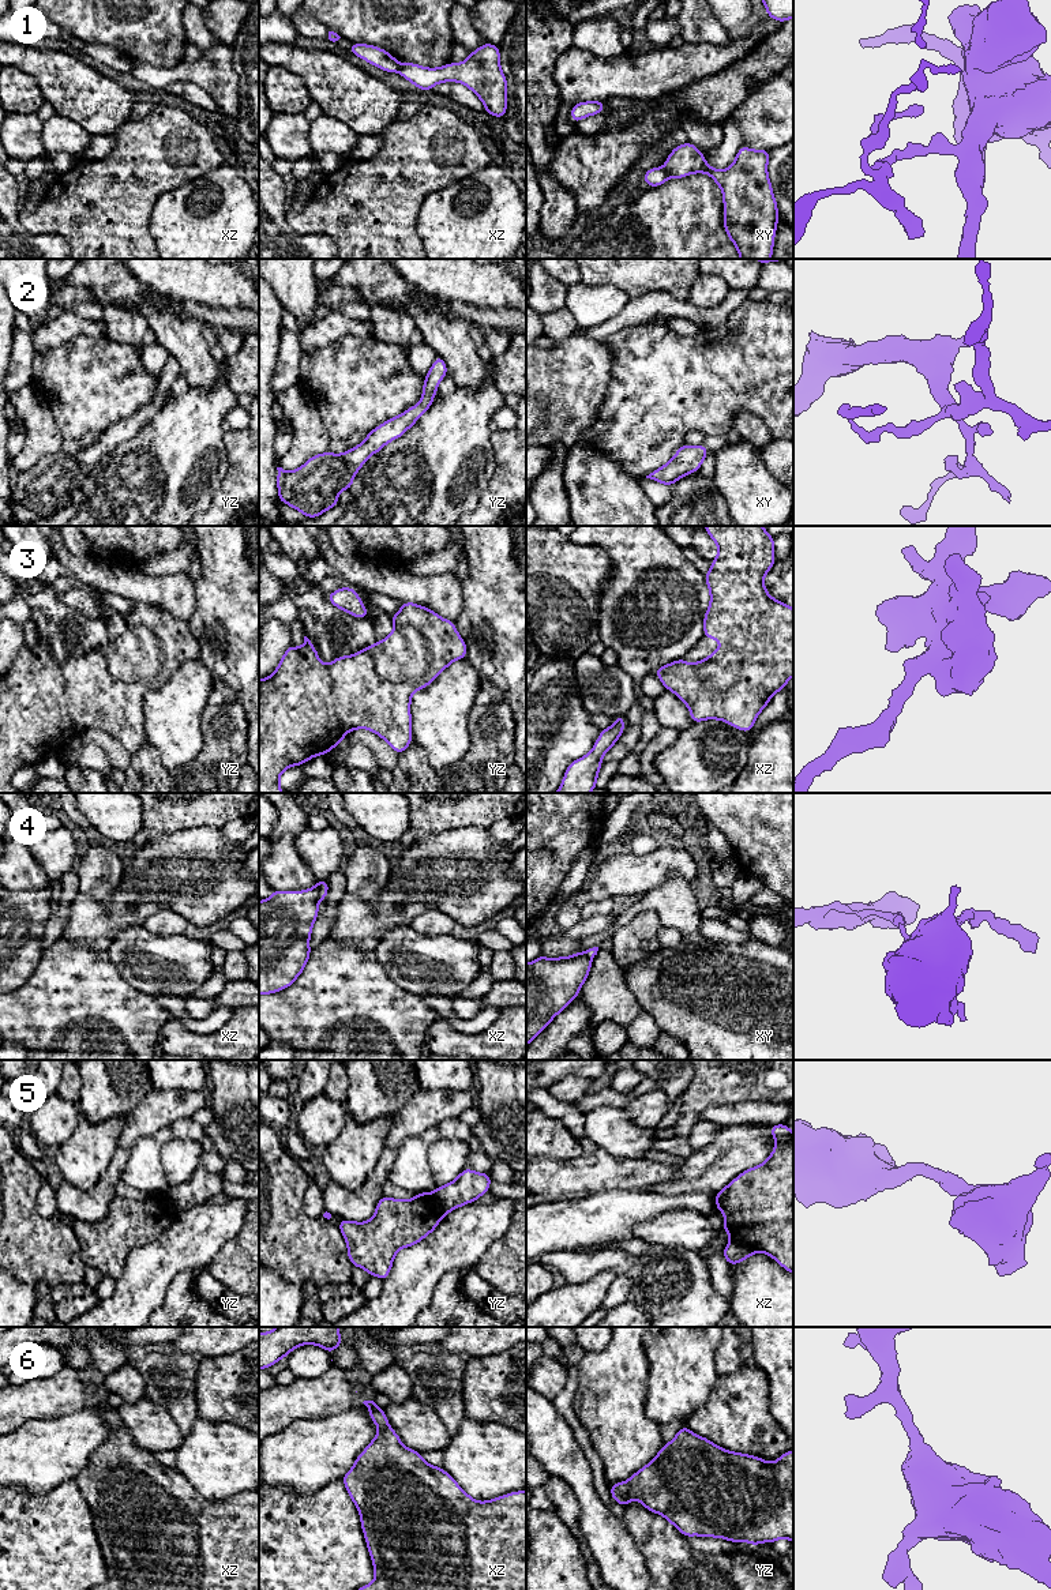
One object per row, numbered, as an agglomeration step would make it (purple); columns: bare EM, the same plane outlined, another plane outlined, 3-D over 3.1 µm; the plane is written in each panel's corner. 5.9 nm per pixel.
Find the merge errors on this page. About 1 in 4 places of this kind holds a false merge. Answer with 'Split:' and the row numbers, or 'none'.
Split: 1, 4, 5

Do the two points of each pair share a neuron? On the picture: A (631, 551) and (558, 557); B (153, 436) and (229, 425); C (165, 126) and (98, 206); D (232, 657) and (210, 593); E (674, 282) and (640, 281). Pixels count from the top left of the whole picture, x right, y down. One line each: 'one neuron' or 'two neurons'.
A: two neurons
B: two neurons
C: one neuron
D: one neuron
E: one neuron

